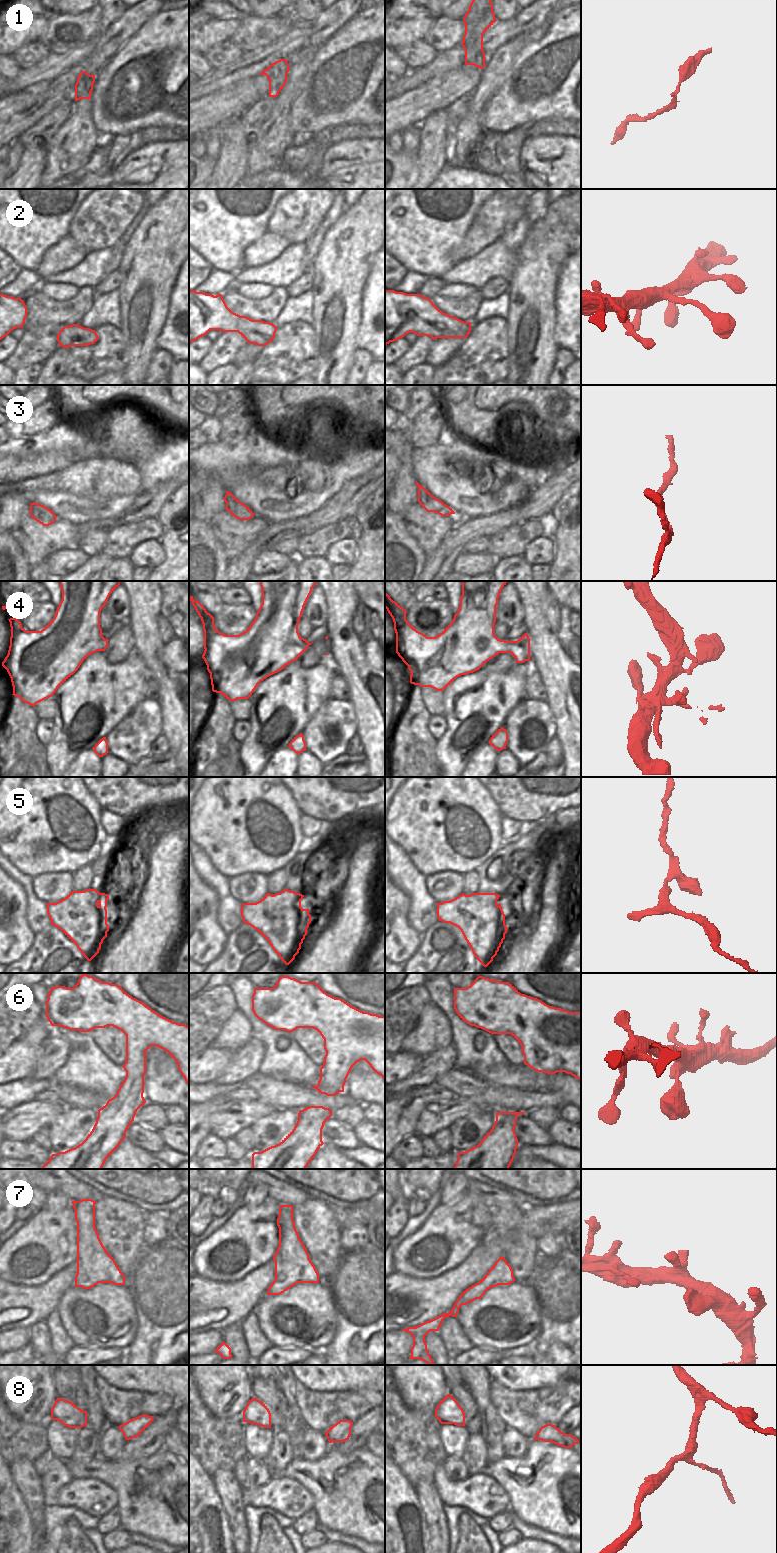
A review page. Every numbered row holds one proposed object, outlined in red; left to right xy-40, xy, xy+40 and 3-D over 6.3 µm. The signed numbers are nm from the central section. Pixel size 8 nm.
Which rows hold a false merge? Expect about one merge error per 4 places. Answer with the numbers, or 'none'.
none

